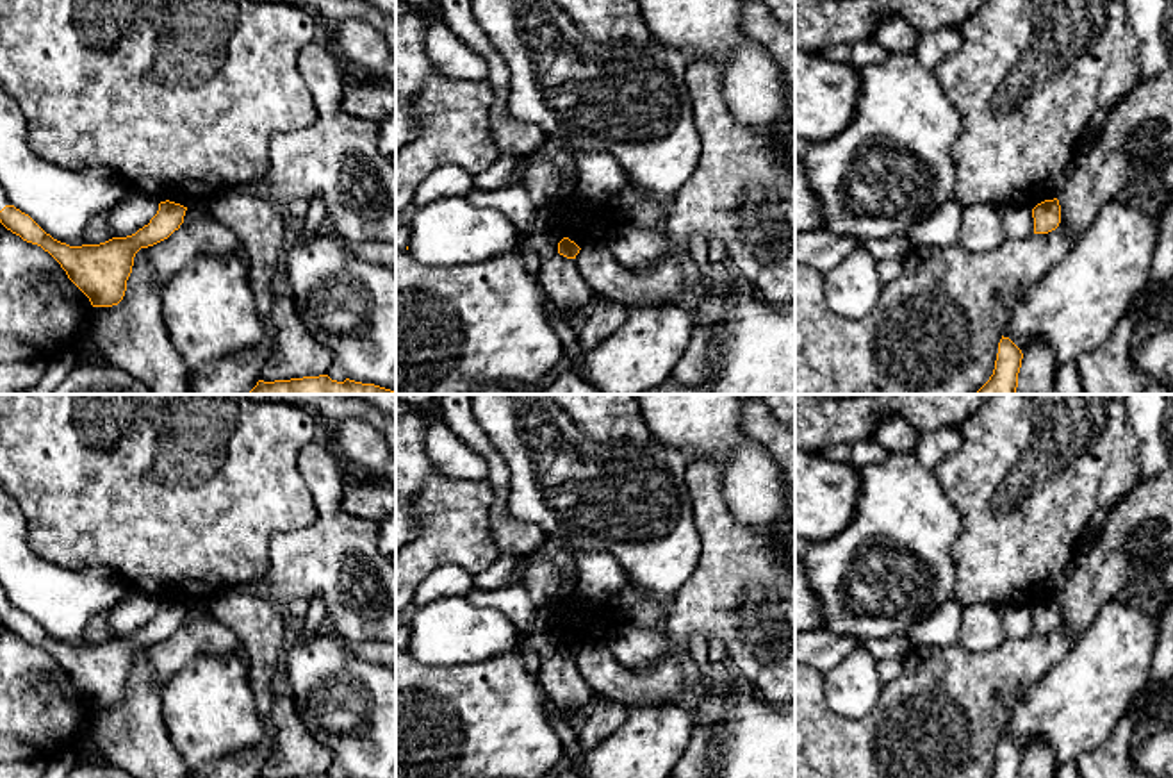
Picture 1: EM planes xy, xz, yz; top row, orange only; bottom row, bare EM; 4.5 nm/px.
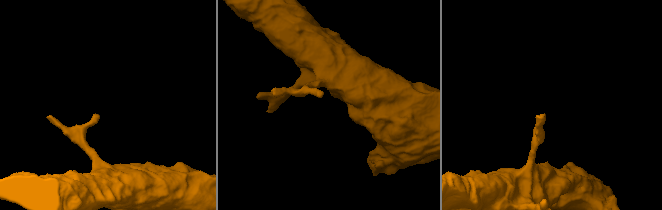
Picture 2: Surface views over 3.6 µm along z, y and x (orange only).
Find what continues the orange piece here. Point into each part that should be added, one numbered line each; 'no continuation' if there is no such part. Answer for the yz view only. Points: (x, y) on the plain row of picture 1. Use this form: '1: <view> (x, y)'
no continuation

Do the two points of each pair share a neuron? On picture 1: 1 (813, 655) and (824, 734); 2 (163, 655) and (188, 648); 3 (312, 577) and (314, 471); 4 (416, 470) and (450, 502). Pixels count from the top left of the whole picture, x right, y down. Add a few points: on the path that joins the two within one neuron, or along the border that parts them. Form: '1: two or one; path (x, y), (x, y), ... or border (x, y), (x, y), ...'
1: two; border (813, 666), (822, 675)
2: one; path (168, 655), (182, 648)
3: one; path (327, 550), (327, 498)
4: two; border (439, 473), (426, 480), (414, 500)

